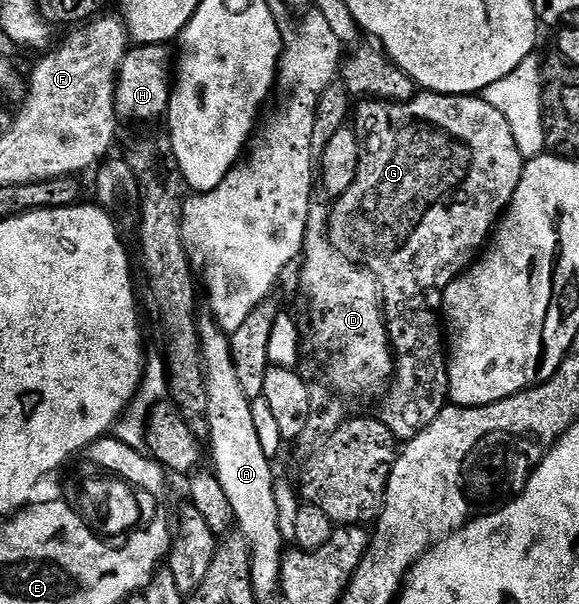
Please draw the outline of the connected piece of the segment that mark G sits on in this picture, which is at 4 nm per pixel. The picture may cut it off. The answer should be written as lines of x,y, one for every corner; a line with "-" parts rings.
419,91
407,101
389,102
365,99
359,104
356,106
355,116
357,115
357,121
360,125
358,128
363,134
364,149
359,162
359,174
353,183
353,187
349,187
349,191
342,193
332,204
335,206
331,209
331,217
329,213
327,235
331,238
331,245
336,253
339,253
346,261
362,265
379,282
381,304
385,310
385,324
389,330
395,359
394,381
389,392
382,398
384,401
381,419
385,423
385,427
389,427
389,431
394,437
400,442
406,443
421,431
425,431
425,427
429,427
429,423
433,423
433,419
437,419
439,412
446,409
449,404
449,390
447,388
448,354
445,352
445,337
440,326
439,329
435,326
434,315
427,313
427,297
433,296
434,293
436,296
442,291
453,278
458,277
471,264
476,254
486,246
489,234
494,230
501,214
510,205
511,196
517,191
517,183
521,183
525,160
521,151
518,150
517,143
514,142
511,127
505,117
489,106
482,96

